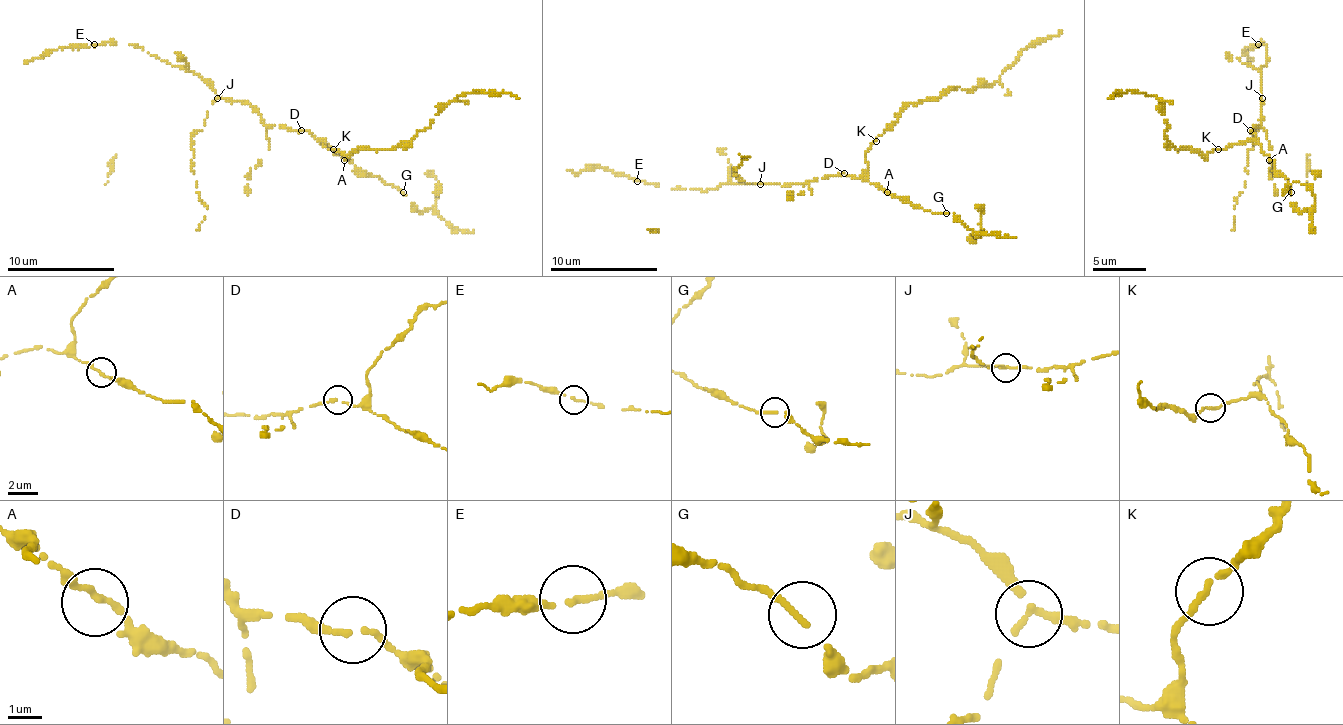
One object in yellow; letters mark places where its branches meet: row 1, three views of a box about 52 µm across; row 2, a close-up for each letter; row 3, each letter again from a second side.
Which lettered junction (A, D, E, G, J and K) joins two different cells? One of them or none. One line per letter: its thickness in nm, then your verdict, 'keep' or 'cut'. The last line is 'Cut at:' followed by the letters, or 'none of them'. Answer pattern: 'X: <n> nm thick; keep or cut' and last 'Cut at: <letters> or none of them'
A: 190 nm thick; keep
D: 190 nm thick; keep
E: 170 nm thick; keep
G: 200 nm thick; keep
J: 200 nm thick; cut
K: 220 nm thick; keep
Cut at: J

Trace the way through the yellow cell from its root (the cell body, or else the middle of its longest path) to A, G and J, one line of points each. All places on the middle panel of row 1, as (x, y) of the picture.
A: (844, 173), (865, 178), (887, 192)
G: (844, 173), (879, 184), (889, 194), (903, 197), (924, 210), (946, 213)
J: (844, 173), (790, 186), (760, 184)

